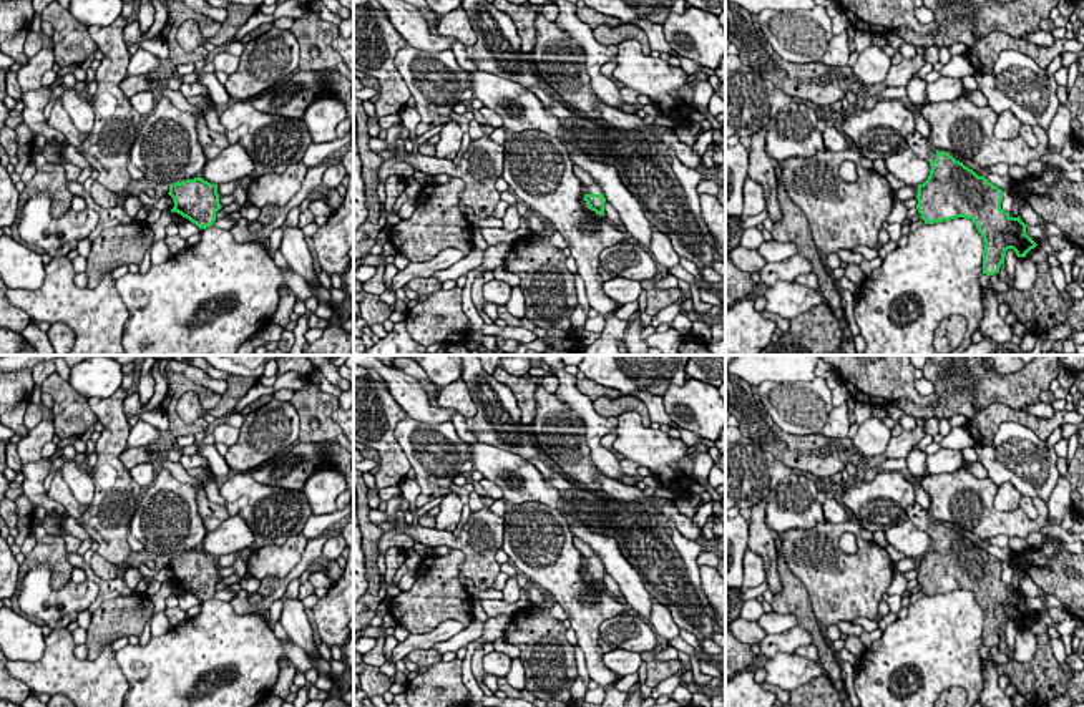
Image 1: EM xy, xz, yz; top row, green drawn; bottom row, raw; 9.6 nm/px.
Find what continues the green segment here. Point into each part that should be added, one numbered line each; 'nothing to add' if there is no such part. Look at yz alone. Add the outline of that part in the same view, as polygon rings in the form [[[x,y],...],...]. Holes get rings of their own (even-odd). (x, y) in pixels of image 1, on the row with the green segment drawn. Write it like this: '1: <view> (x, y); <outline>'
1: yz (915, 141); [[[916,129],[908,133],[906,146],[921,159],[926,159],[928,163],[936,161],[936,149],[933,149],[930,139],[921,136]]]

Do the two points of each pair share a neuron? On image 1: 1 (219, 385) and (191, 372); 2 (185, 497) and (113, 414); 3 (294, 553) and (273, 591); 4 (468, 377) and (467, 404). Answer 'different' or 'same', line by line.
1: same
2: different
3: different
4: different

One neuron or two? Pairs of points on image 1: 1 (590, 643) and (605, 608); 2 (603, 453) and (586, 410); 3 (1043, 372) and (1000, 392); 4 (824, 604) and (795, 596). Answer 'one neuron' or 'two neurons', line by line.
1: one neuron
2: one neuron
3: one neuron
4: two neurons

